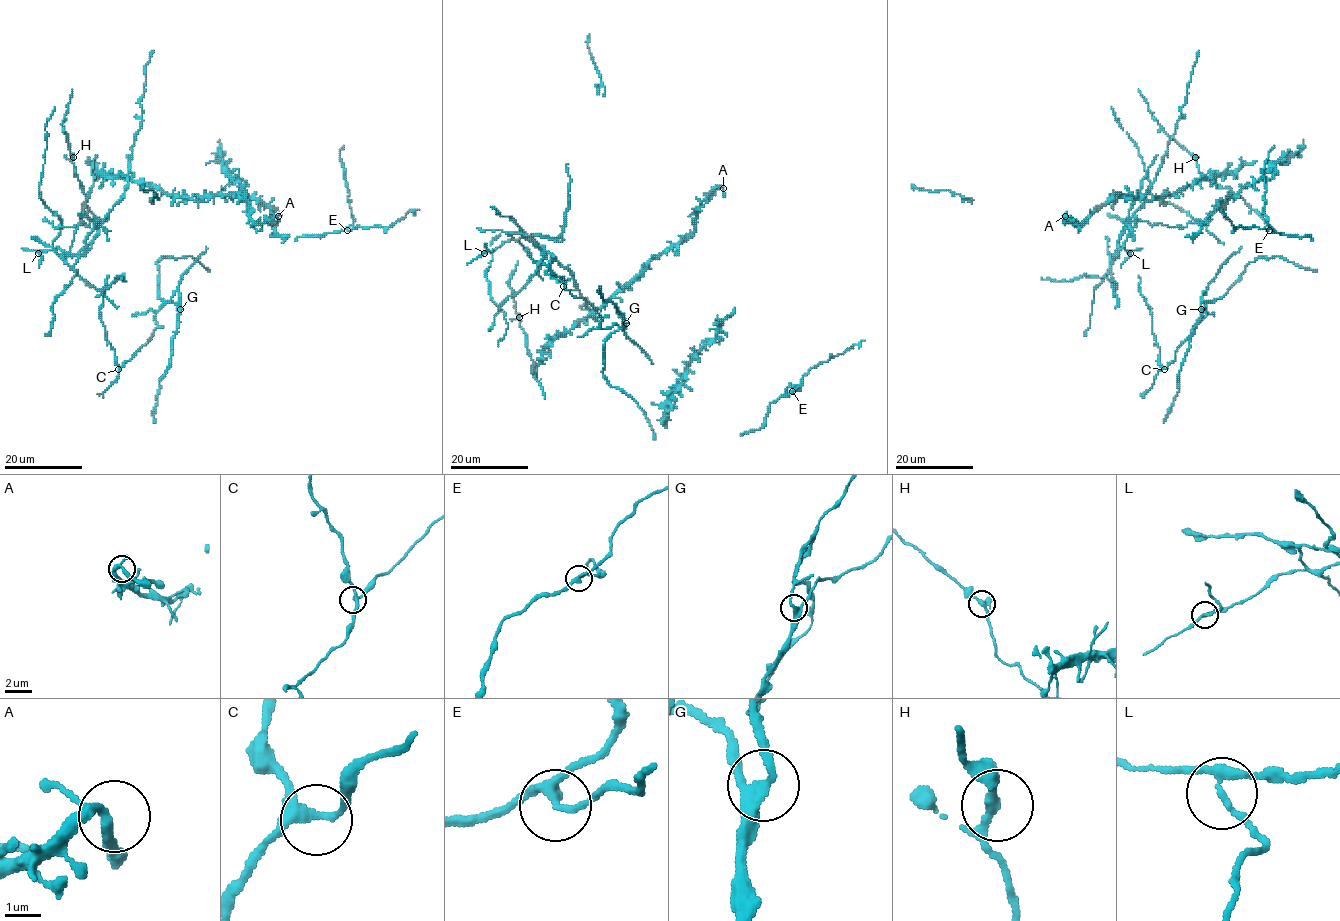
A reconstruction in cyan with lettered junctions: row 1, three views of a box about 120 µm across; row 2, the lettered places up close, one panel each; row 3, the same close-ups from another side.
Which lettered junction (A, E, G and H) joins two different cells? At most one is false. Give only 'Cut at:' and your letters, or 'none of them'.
Cut at: G

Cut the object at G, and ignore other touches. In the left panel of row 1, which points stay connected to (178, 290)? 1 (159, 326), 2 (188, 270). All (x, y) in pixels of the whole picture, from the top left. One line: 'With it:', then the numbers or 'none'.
With it: 1, 2

